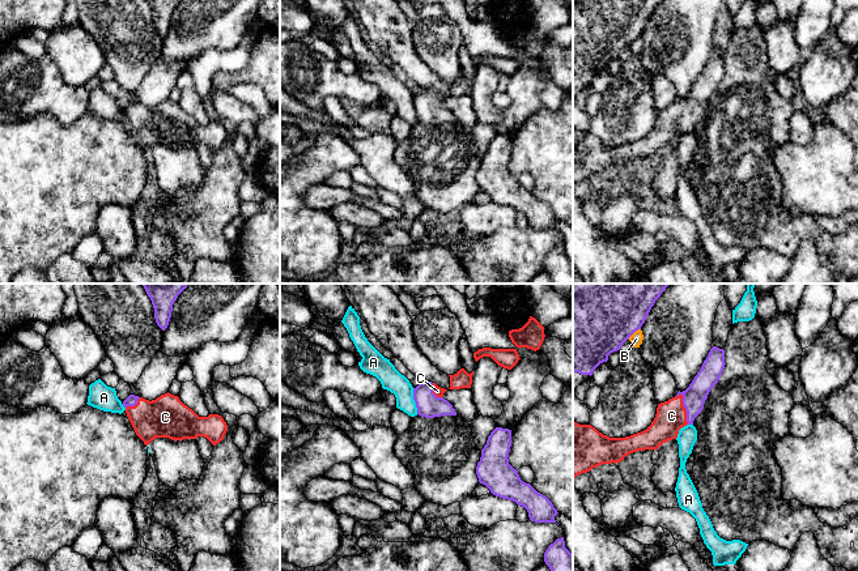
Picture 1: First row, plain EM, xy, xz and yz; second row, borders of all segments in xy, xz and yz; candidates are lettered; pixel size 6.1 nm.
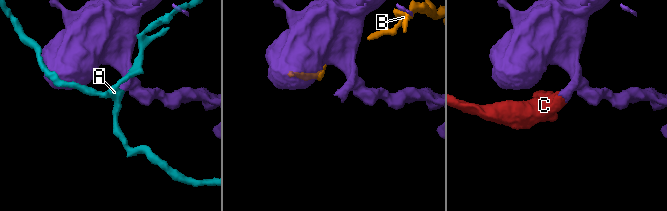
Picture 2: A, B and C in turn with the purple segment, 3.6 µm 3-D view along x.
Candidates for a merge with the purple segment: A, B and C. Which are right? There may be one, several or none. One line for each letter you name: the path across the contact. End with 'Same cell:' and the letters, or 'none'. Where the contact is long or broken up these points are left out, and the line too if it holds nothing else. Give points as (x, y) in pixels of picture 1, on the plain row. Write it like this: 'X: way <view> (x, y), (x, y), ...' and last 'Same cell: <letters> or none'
C: way yz (693, 105), (686, 116), (671, 123)
Same cell: C

